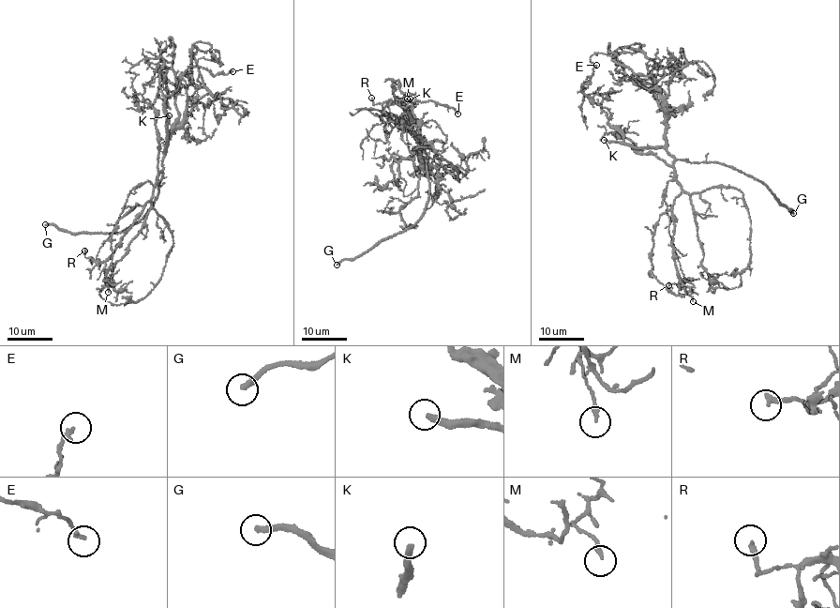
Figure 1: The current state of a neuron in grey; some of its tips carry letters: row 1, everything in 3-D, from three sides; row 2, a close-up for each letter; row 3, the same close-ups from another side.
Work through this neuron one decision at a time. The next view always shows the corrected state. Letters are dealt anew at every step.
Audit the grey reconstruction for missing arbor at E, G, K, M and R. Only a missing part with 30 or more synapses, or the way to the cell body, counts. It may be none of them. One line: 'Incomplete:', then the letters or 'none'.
Incomplete: G, K

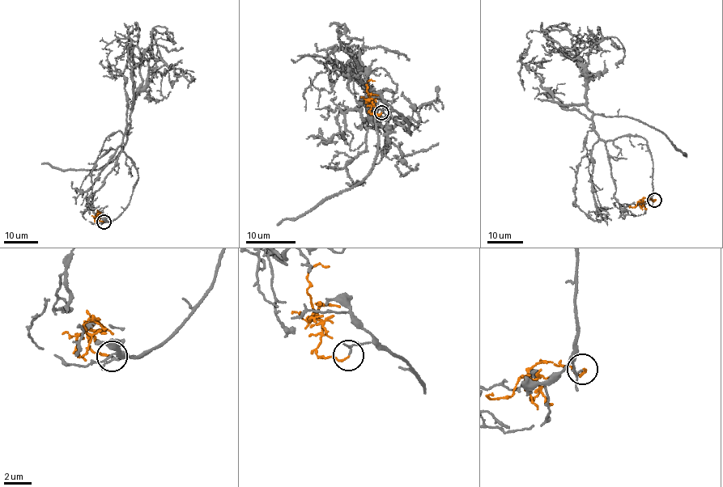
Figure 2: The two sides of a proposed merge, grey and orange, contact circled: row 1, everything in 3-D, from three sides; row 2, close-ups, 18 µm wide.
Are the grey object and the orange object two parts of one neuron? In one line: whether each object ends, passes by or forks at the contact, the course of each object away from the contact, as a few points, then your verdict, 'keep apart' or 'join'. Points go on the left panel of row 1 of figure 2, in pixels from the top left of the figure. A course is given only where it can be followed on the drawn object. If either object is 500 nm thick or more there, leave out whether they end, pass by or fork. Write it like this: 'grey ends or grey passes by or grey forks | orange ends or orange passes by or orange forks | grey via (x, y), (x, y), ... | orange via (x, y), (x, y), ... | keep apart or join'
grey passes by | orange ends | grey via (104, 222), (123, 211), (138, 179), (122, 137), (146, 84), (153, 30), (177, 75), (171, 82), (172, 63) | orange via (104, 222), (97, 216), (99, 212), (96, 213), (103, 215) | join

